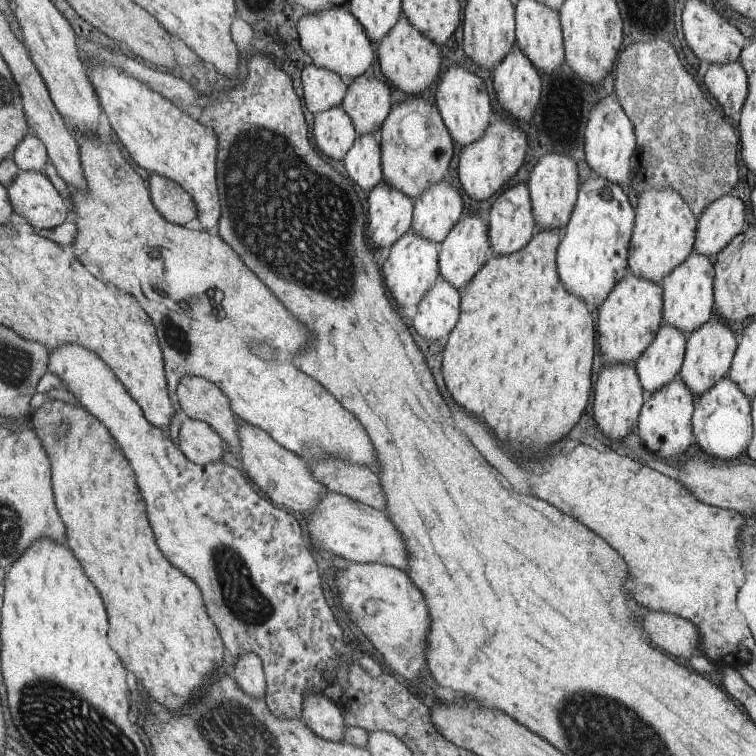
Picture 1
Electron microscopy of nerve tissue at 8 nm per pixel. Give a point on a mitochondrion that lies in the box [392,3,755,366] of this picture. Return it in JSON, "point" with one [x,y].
{"point":[696,134]}

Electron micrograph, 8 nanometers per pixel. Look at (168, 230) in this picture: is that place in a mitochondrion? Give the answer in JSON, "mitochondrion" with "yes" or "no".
{"mitochondrion":"no"}

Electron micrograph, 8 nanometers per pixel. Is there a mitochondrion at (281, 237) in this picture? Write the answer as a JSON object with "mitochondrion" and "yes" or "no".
{"mitochondrion":"yes"}

